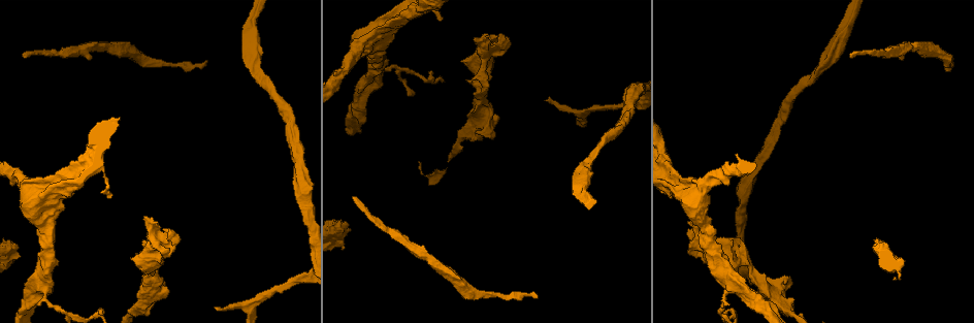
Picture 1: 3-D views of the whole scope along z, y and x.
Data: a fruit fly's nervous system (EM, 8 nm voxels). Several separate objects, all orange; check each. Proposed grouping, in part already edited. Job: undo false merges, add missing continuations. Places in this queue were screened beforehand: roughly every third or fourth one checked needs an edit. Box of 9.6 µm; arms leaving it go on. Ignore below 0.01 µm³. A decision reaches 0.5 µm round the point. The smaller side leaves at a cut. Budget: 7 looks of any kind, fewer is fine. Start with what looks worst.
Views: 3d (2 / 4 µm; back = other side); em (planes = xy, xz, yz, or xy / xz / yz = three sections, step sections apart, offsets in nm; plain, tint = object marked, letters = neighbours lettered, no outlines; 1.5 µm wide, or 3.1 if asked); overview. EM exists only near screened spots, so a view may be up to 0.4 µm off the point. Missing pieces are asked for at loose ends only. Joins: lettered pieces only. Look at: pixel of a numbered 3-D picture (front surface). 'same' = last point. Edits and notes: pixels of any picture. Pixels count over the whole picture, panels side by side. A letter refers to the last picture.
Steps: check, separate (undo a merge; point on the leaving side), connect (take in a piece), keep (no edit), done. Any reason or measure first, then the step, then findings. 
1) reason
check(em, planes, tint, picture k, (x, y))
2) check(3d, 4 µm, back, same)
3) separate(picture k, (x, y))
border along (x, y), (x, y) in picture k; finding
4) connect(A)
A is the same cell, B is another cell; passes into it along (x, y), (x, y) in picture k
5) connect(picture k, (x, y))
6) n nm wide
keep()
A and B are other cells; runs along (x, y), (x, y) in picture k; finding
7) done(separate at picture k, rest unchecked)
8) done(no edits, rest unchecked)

an open end
check(3d, 4 µm, picture 1, (536, 298))

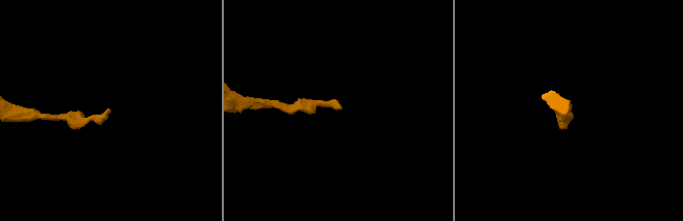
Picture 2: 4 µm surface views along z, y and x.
shape alone is not enough
check(em, planes, letters, picture 2, (109, 109))

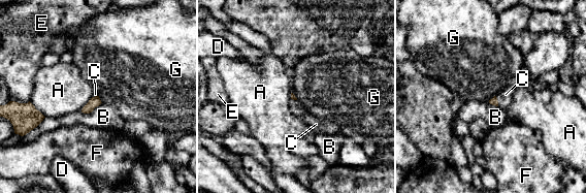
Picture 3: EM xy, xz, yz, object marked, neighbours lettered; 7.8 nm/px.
A touches over 180 nm
connect(C)
C is the same cell, A, B, D, E, F and G are other cells; passes into it along (493, 101), (497, 101), (505, 96) in picture 3; the cell continues

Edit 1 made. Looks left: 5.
thin arm on a thick one
check(3d, 4 µm, picture 1, (729, 289))

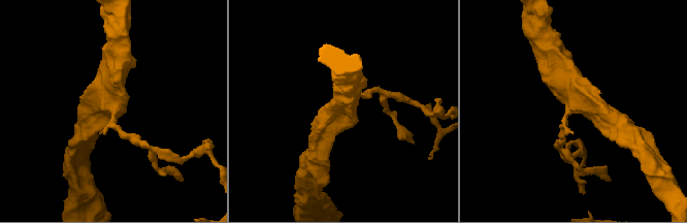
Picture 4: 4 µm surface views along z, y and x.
3 arms
check(em, planes, tint, picture 4, (112, 104))

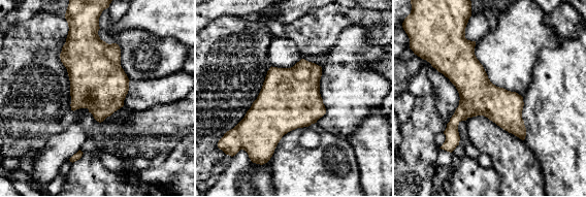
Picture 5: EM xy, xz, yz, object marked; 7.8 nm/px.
see the neighbours
check(em, planes, letters, same)

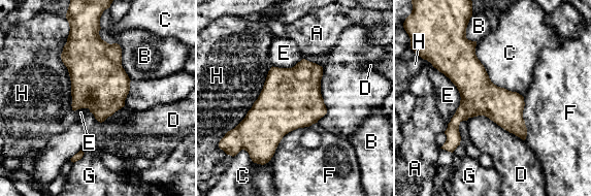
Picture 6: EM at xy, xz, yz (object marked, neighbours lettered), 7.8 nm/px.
300 nm wide
keep()
A, B, C, D, E, F, G and H are other cells; border along (475, 41), (488, 77), (523, 97) in picture 6; one cell here

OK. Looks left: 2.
tapers out
check(em, xy, step 8, letters, picture 1, (216, 308))

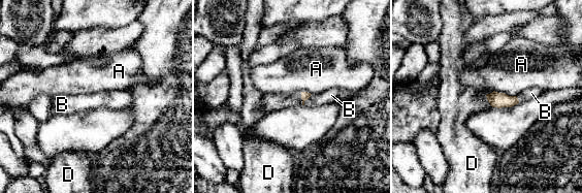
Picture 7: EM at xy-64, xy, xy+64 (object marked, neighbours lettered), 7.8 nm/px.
connect(B)
B is the same cell, A and D are other cells; passes into it along (304, 95), (306, 99), (331, 95) in picture 7; it goes on there

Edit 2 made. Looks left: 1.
done(connect at picture 3, connect at picture 7, rest unchecked)

